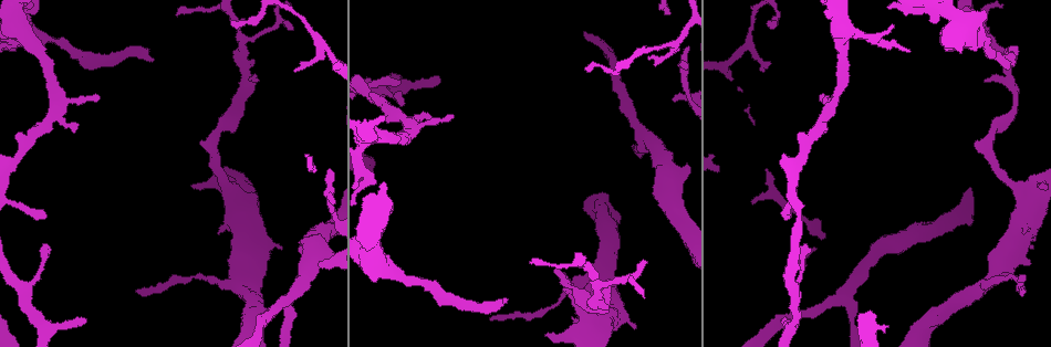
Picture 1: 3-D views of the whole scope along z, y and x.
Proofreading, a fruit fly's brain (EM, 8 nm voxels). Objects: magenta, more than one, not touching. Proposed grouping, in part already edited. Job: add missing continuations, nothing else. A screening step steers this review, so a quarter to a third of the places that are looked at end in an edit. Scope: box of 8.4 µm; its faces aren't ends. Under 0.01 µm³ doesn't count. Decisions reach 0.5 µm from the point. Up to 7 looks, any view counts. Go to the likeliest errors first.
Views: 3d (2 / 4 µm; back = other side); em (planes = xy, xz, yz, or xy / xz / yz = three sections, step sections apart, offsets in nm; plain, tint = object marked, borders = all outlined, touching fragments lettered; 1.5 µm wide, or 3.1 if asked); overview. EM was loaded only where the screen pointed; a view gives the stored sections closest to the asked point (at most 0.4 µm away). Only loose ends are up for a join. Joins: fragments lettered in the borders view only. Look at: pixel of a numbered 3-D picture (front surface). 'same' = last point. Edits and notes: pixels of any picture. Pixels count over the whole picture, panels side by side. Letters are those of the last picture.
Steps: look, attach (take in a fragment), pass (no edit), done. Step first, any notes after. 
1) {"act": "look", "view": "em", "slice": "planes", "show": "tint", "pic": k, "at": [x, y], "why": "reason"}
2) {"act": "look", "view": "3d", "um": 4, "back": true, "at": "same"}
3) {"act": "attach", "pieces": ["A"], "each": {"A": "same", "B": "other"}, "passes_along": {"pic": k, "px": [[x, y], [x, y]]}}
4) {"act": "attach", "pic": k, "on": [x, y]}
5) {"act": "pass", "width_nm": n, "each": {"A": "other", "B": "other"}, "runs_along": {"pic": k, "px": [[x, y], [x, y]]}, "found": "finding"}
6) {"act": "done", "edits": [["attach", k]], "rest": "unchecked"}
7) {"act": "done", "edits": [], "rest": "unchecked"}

{"act": "look", "view": "3d", "um": 2, "pic": 1, "at": [507, 300], "why": "end of a long branch"}

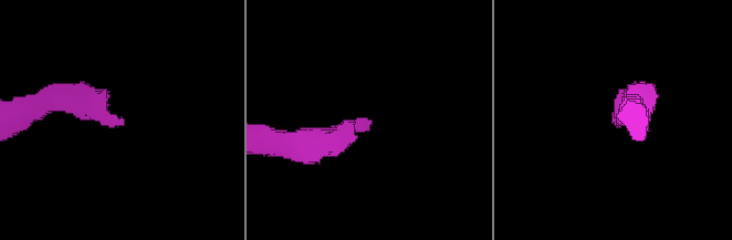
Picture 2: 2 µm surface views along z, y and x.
{"act": "look", "view": "em", "slice": "planes", "show": "borders", "pic": 2, "at": [123, 123], "why": "need the tissue"}

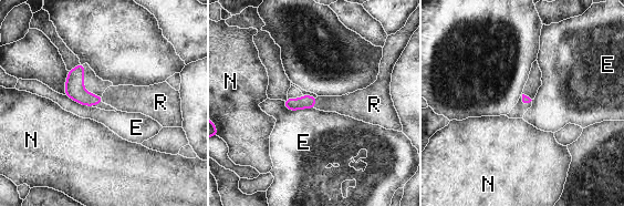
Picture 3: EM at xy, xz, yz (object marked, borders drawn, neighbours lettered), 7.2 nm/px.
{"act": "attach", "pieces": ["R"], "each": {"E": "other", "N": "other", "R": "same"}, "passes_along": {"pic": 3, "px": [[307, 101], [314, 103], [349, 105]]}, "found": "it goes on there"}

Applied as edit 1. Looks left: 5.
{"act": "look", "view": "em", "slice": "planes", "show": "borders", "pic": 1, "at": [76, 128], "why": "free end"}

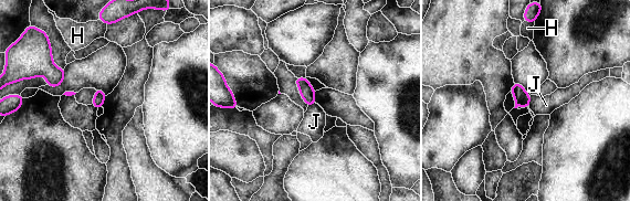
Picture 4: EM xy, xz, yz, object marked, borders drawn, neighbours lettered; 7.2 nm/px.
{"act": "pass", "each": {"H": "other", "J": "other"}, "border": {"pic": 4, "px": [[531, 95], [528, 106]]}, "found": "no lettered fragment goes on from it"}

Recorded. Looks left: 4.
{"act": "look", "view": "3d", "um": 2, "pic": 1, "at": [775, 22], "why": "end of a long branch"}

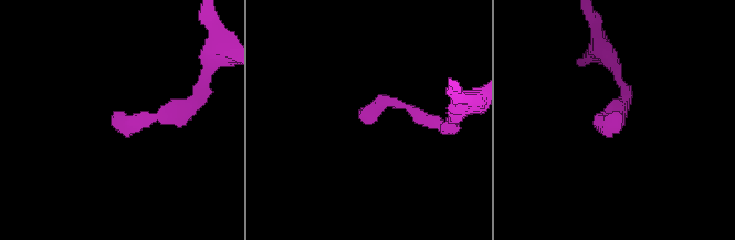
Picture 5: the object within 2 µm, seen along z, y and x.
{"act": "look", "view": "em", "slice": "planes", "show": "plain", "pic": 5, "at": [363, 115], "why": "need the tissue"}

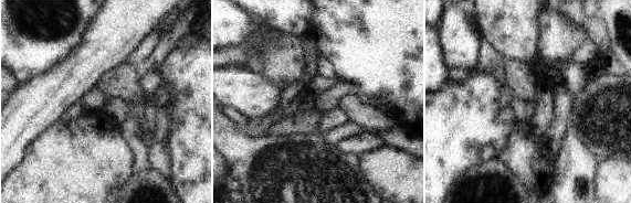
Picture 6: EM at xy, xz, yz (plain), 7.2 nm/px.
{"act": "look", "view": "em", "slice": "planes", "show": "borders", "at": "same"}

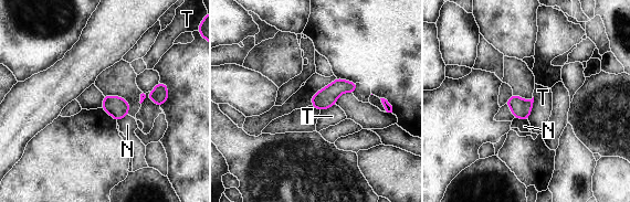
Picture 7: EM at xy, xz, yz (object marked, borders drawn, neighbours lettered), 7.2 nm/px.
{"act": "pass", "longest_contact_nm": ["T", 180], "each": {"N": "other", "T": "other"}, "border": {"pic": 7, "px": [[533, 96], [532, 112], [527, 119]]}, "found": "none of them fits"}

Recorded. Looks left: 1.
{"act": "done", "edits": [["attach", 3]], "rest": "unchecked"}

